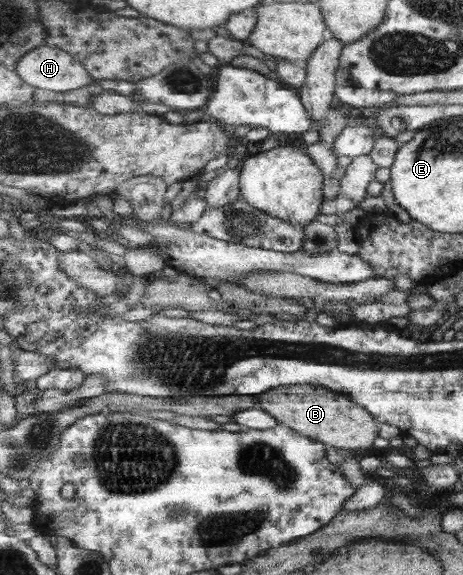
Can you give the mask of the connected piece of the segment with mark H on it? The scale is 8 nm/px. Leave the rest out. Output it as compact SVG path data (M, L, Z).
M48 44L26 53L18 61L16 72L32 87L62 93L95 82L94 76L76 56Z

